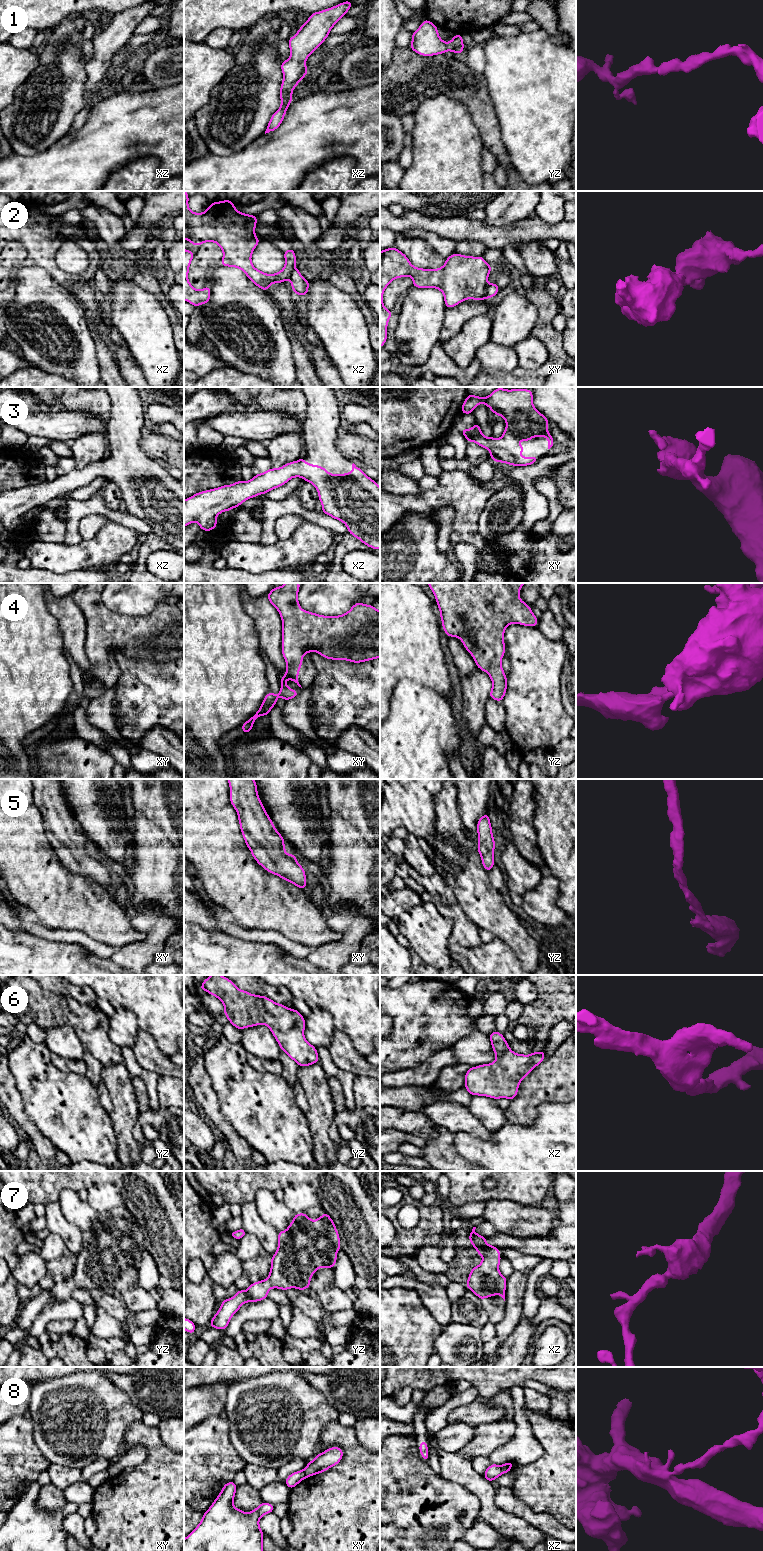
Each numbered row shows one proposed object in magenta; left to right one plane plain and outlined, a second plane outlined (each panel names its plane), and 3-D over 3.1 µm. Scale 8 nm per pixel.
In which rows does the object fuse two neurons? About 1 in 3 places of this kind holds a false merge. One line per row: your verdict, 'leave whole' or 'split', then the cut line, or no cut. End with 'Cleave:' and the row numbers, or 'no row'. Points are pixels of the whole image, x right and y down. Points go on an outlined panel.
1: leave whole; no cut
2: split; cut in xy along (487, 283), (486, 298)
3: leave whole; no cut
4: leave whole; no cut
5: leave whole; no cut
6: leave whole; no cut
7: leave whole; no cut
8: split; cut in xz along (499, 1465), (503, 1472)
Cleave: 2, 8

